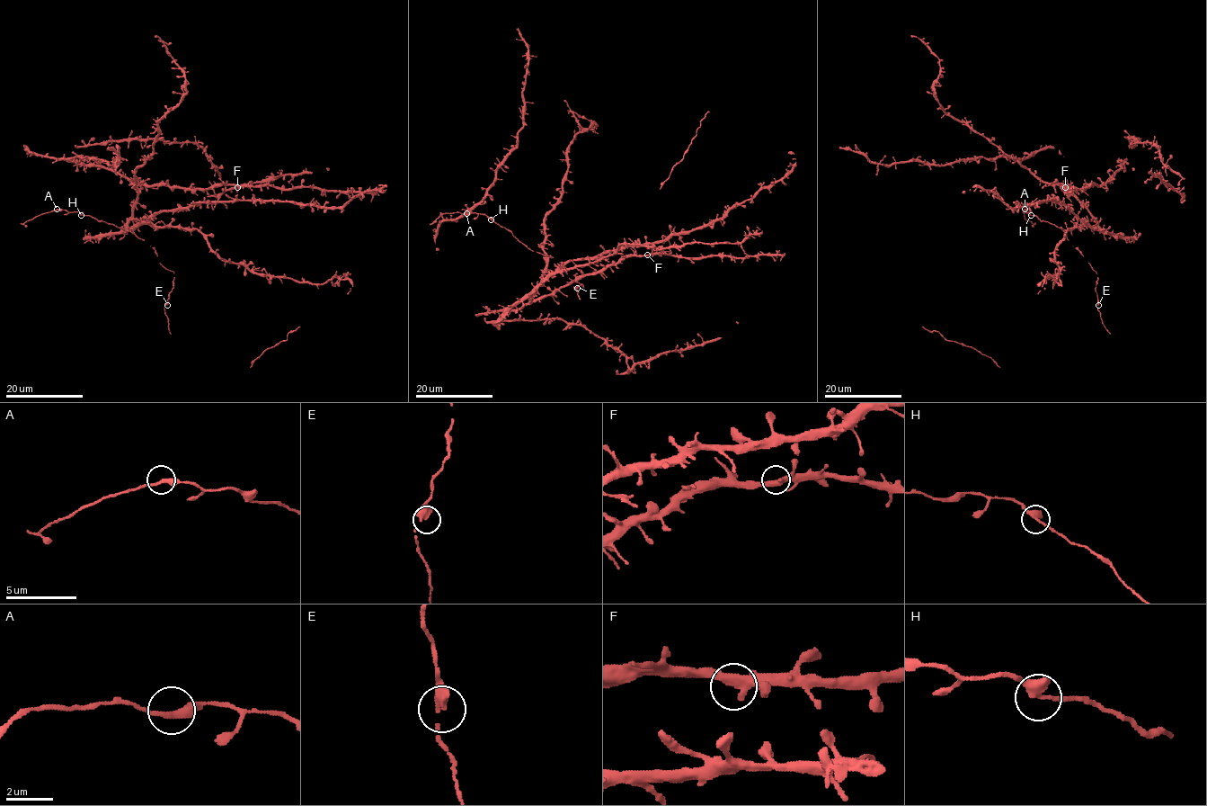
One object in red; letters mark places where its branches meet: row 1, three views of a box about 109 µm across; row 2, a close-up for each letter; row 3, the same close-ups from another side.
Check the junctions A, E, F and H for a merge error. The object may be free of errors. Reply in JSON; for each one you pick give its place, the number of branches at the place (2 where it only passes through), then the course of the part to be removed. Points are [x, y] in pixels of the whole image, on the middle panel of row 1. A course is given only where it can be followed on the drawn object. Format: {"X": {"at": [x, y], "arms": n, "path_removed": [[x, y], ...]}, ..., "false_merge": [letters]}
{"false_merge": []}

